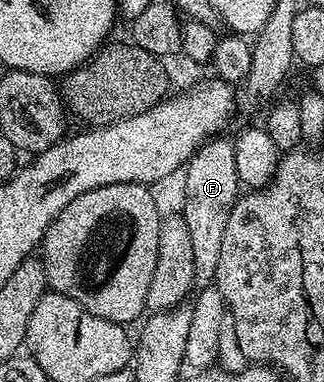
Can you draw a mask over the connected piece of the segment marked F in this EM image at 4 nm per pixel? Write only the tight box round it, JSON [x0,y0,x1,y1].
[183,135,239,286]

